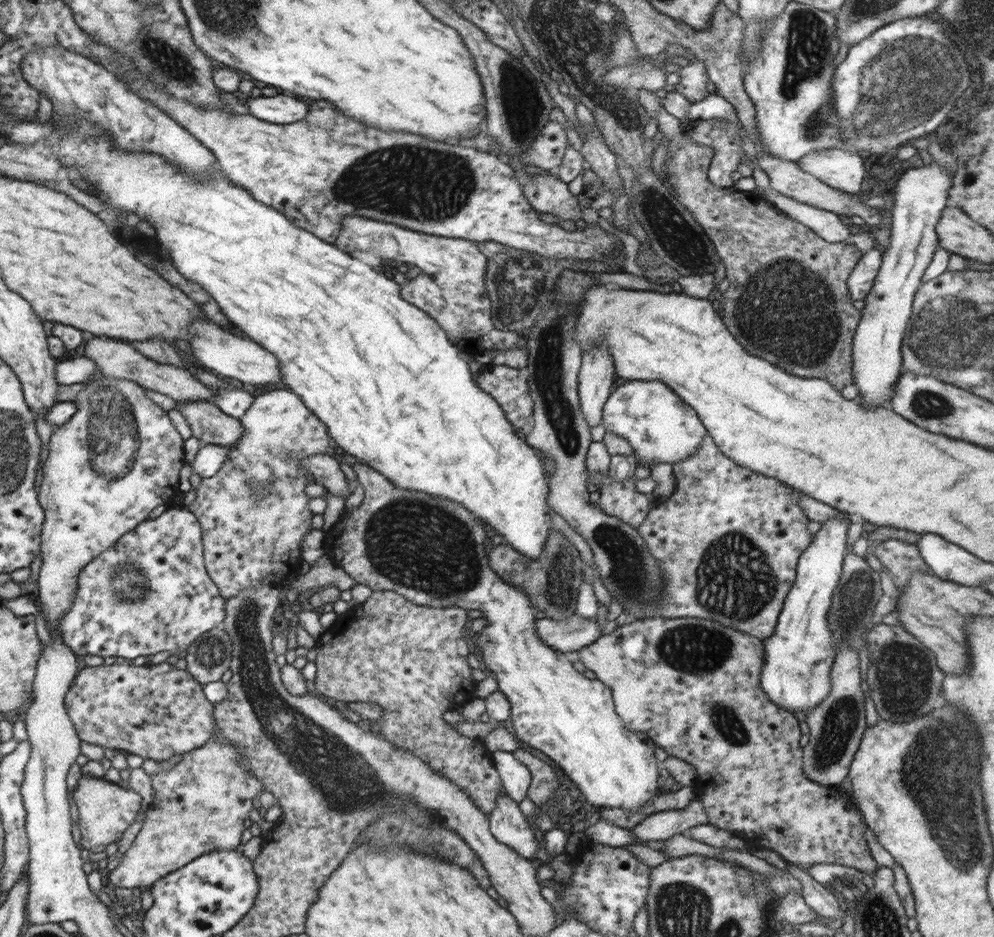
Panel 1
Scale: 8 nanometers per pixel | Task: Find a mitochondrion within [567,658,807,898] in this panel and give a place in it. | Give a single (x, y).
(725, 719)

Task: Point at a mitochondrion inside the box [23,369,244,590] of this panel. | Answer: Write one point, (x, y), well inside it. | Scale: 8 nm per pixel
(112, 438)

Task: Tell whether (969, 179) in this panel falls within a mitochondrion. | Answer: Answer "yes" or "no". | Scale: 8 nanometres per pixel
no

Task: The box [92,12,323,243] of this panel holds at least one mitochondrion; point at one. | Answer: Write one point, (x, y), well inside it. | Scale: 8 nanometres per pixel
(167, 59)

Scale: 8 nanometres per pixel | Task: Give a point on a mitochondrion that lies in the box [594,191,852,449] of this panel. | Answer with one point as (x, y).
(785, 309)

